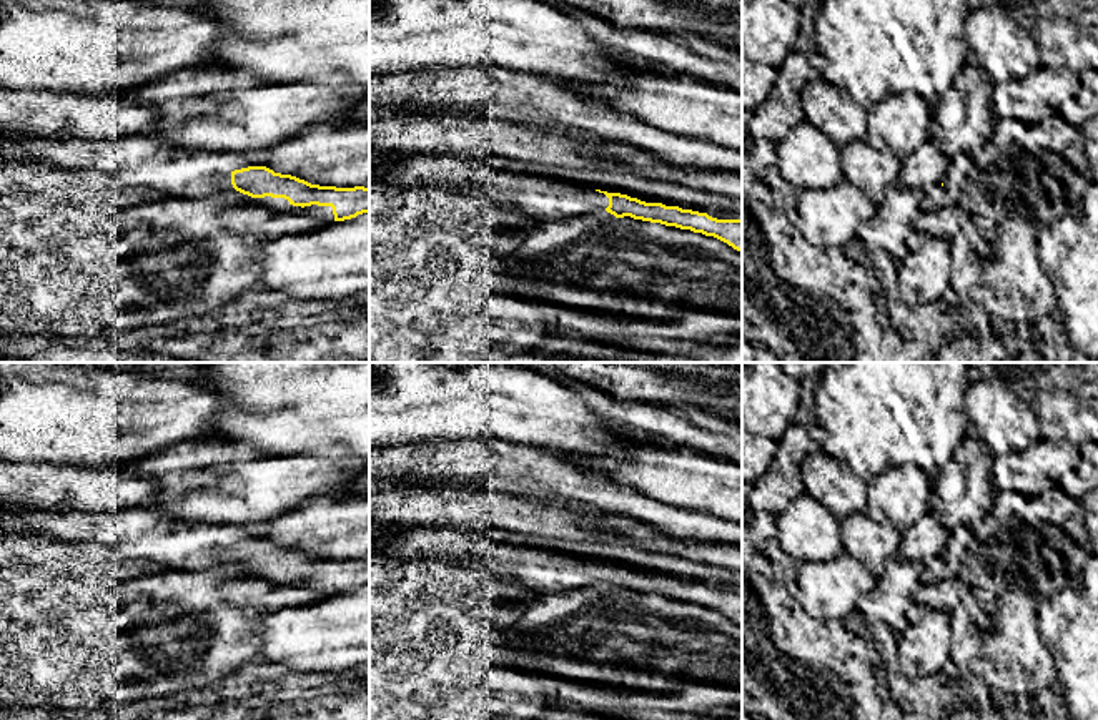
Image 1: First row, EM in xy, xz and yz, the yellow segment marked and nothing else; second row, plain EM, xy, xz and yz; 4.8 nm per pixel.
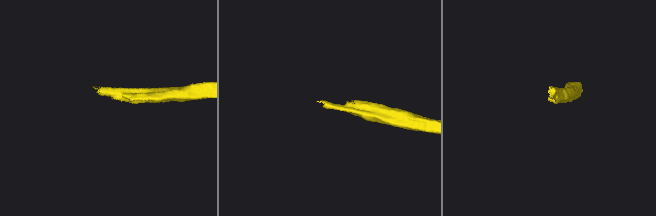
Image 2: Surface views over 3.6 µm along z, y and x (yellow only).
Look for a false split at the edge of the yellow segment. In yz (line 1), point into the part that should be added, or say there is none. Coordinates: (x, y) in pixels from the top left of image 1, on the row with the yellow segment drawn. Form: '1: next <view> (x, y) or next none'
1: next none

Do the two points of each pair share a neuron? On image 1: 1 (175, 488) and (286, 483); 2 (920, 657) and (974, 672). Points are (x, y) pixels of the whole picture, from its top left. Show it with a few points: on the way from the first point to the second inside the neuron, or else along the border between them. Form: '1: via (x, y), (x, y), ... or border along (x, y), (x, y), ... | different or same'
1: via (203, 506), (252, 506), (258, 501) | same
2: border along (949, 619), (950, 659) | different

